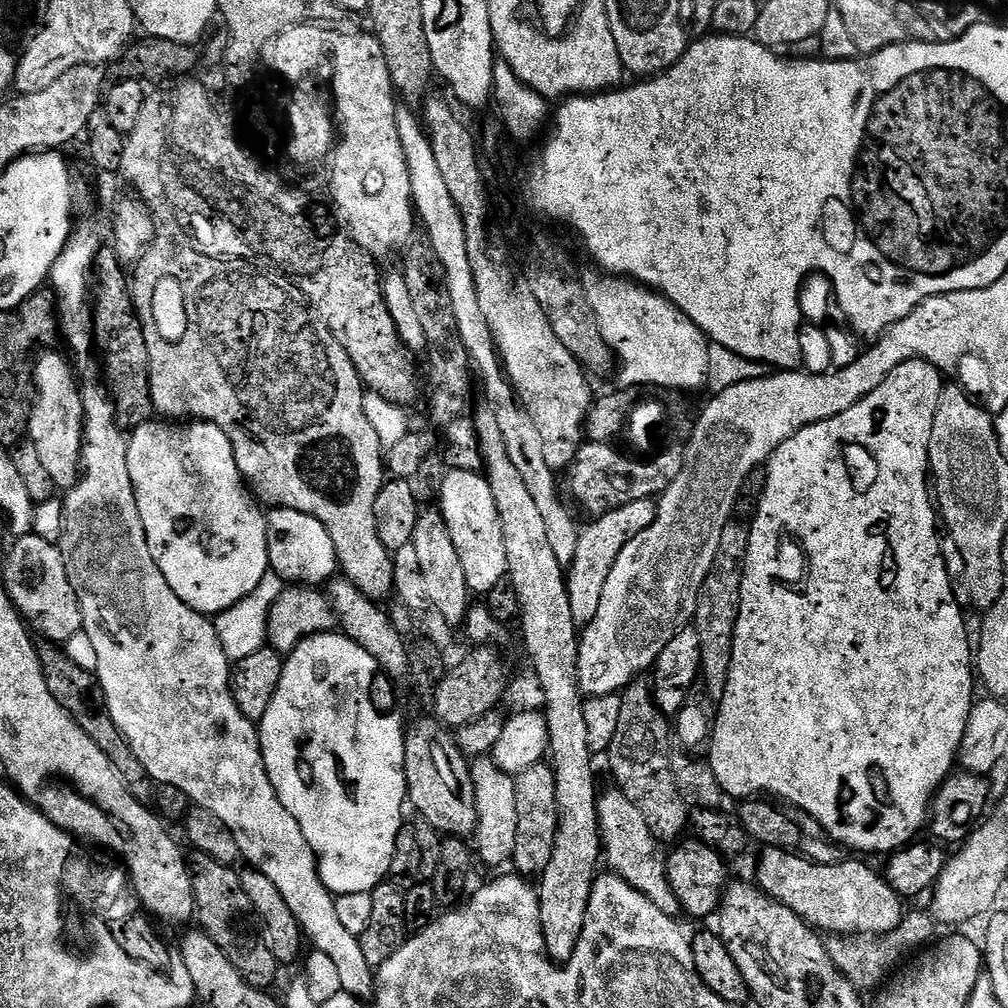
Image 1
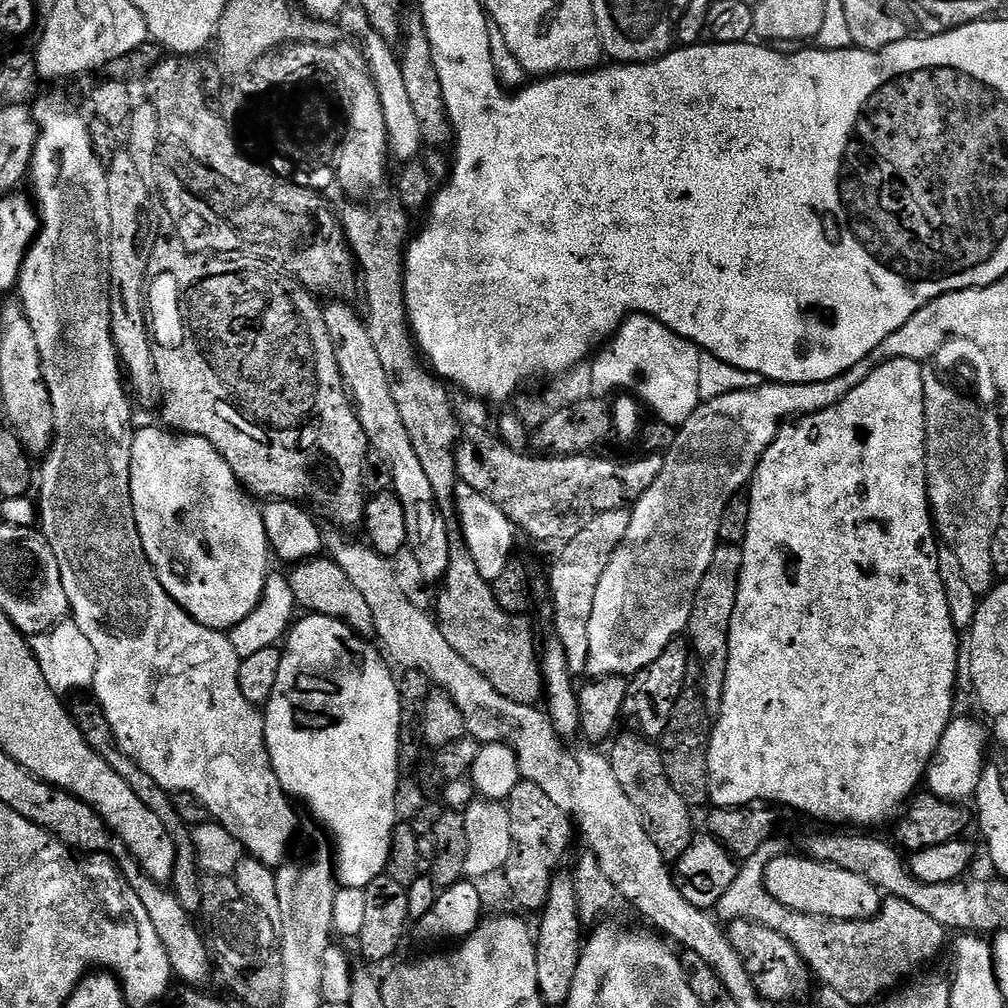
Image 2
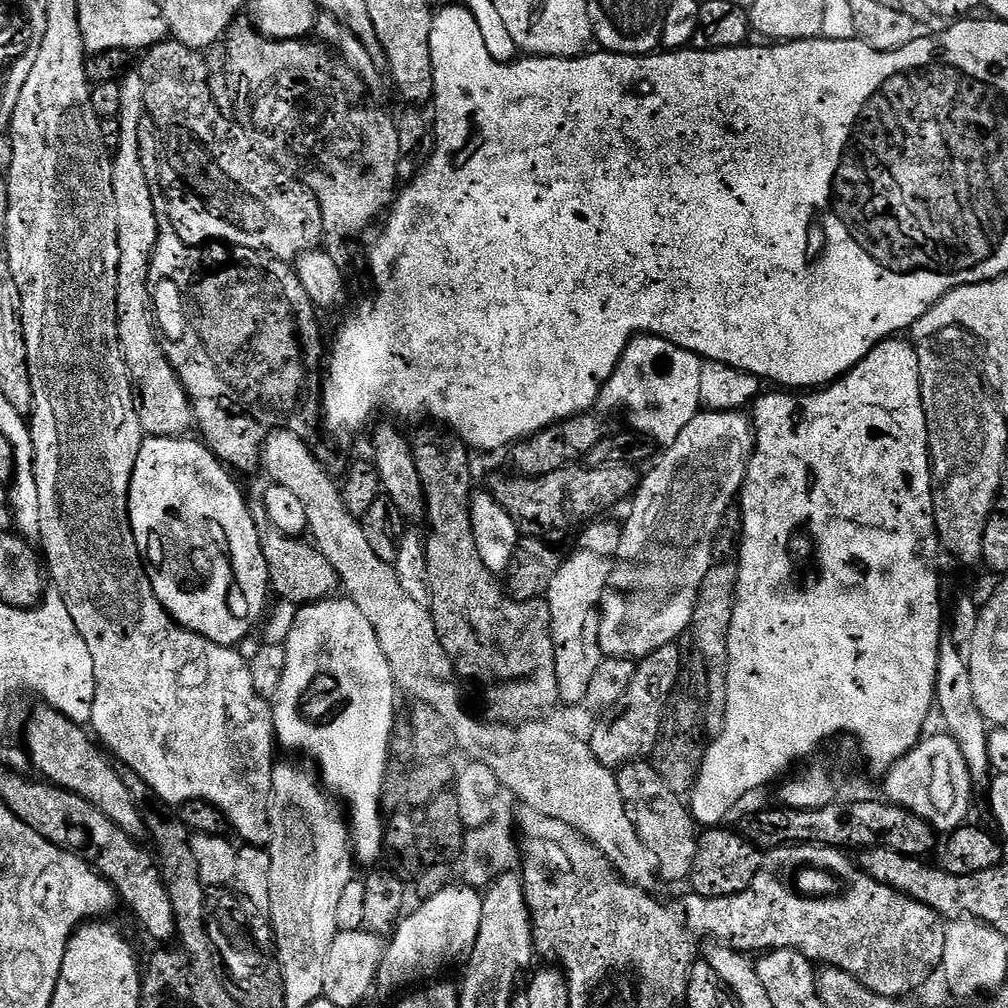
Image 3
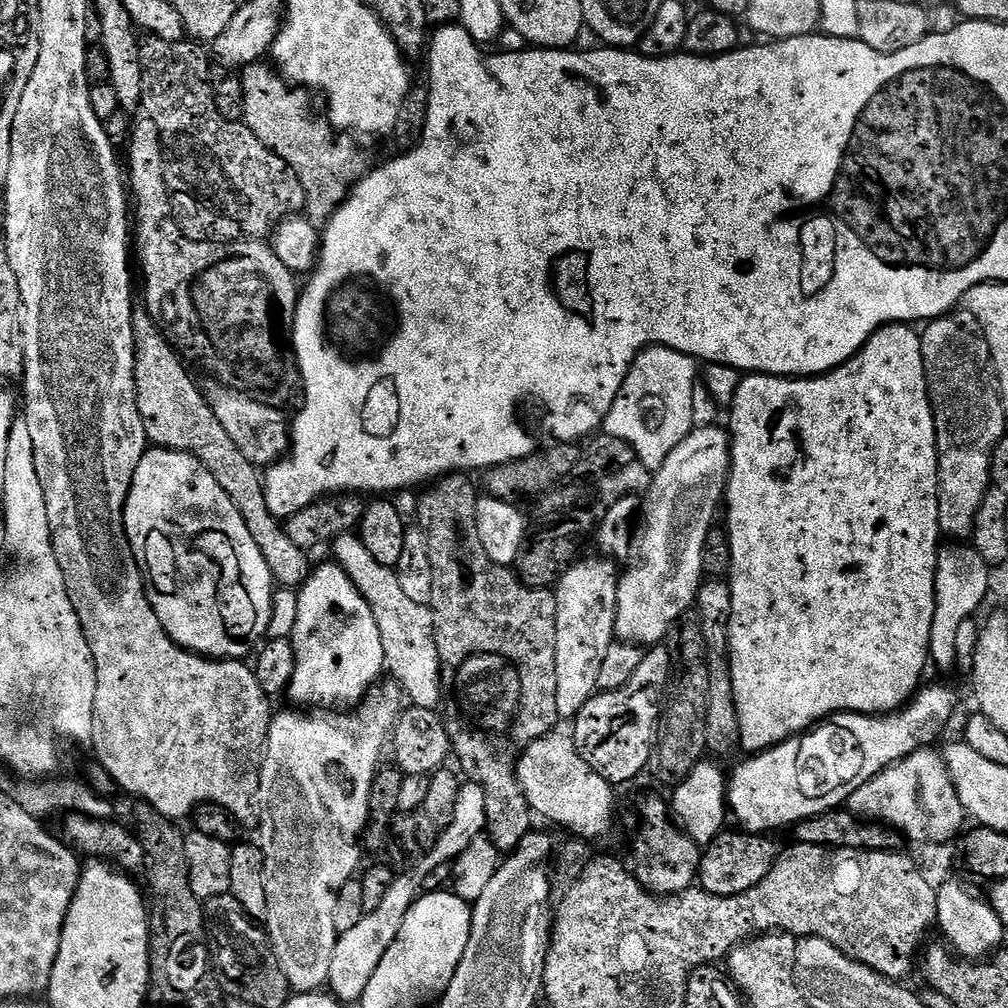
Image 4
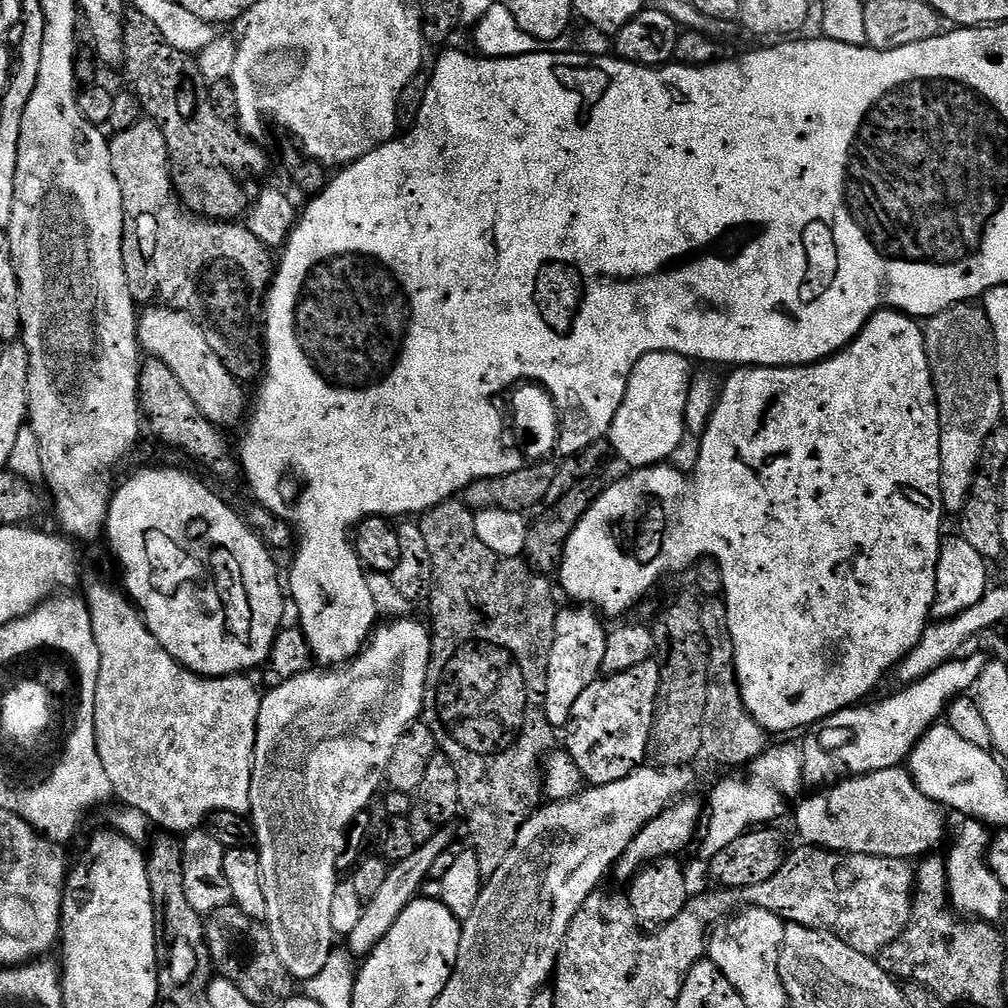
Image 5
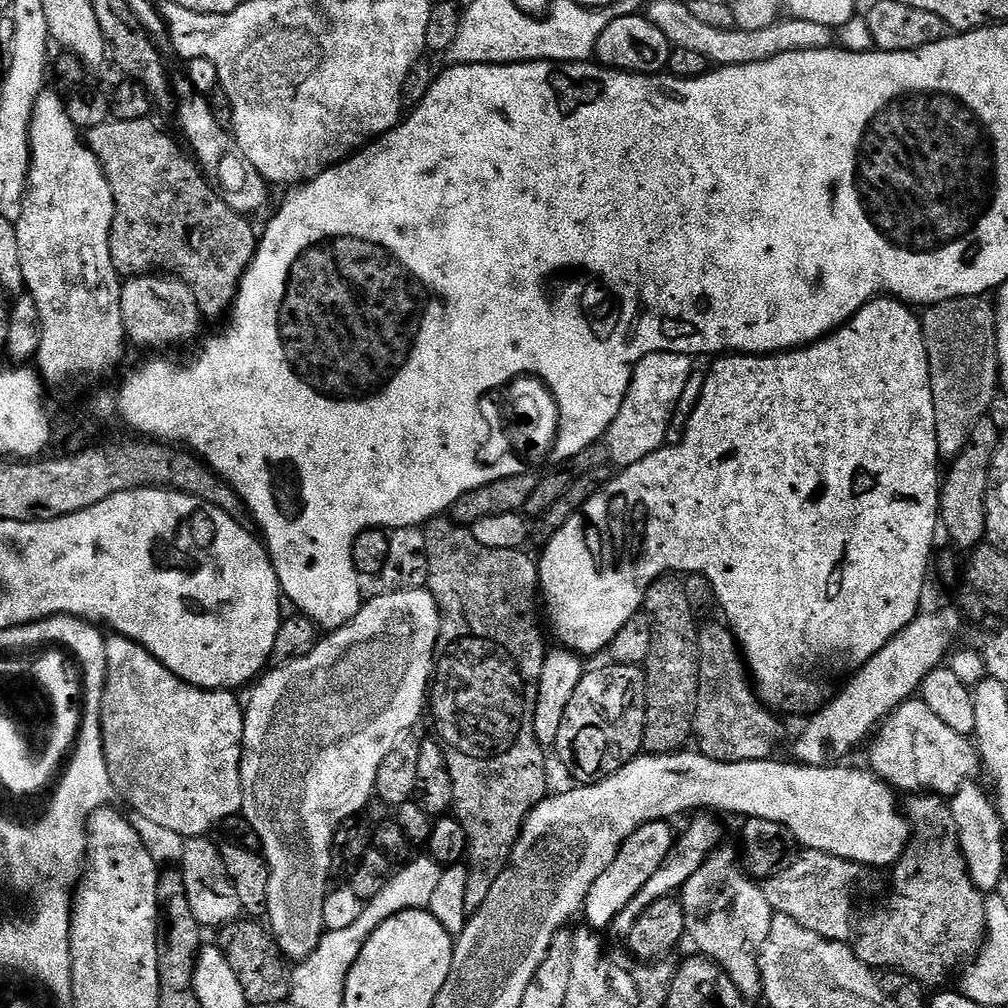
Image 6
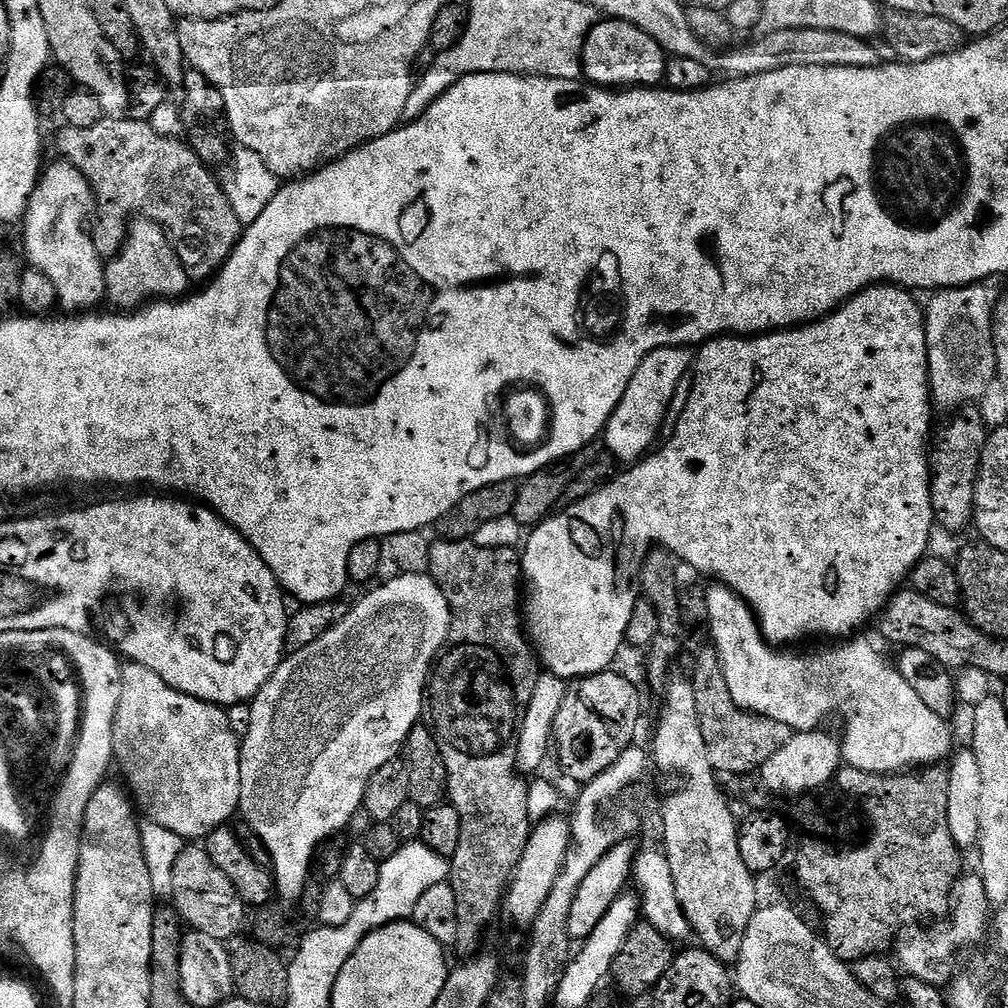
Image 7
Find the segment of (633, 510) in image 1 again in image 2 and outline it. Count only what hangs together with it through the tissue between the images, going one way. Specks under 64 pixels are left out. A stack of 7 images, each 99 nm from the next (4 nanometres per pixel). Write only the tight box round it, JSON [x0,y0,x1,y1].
[552,508,631,674]

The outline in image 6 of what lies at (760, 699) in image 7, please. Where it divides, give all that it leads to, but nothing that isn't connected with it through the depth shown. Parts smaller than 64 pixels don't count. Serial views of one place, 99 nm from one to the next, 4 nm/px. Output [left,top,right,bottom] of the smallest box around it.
[868,698,982,798]

